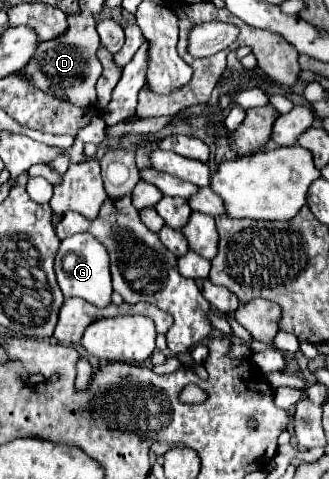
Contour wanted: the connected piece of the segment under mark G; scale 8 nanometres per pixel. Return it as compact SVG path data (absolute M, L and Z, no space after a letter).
M74 234L72 238L62 240L60 250L56 254L56 278L64 298L78 296L88 300L94 306L108 306L112 296L112 280L110 280L110 260L106 248L92 234Z

